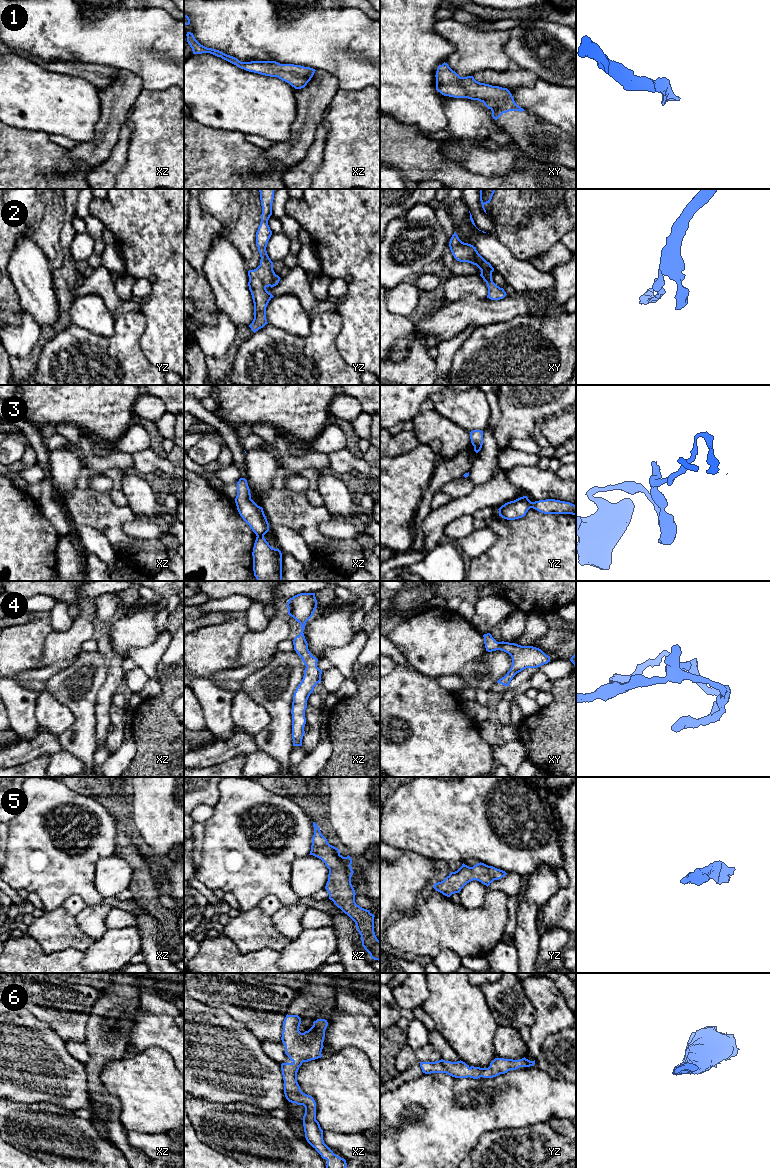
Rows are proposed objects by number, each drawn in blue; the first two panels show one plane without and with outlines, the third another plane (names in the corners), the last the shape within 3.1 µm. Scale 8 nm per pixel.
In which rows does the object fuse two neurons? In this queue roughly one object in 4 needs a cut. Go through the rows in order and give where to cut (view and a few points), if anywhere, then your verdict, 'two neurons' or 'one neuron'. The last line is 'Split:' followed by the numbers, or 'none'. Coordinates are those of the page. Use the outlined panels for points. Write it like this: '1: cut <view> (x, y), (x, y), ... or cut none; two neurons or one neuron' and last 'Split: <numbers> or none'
1: cut none; one neuron
2: cut none; one neuron
3: cut xz (257, 535), (263, 536); two neurons
4: cut none; one neuron
5: cut none; one neuron
6: cut none; one neuron
Split: 3

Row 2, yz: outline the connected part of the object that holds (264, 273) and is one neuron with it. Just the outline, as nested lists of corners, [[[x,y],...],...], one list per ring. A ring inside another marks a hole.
[[[259,189],[262,206],[261,222],[256,232],[256,245],[260,253],[260,265],[248,271],[249,290],[254,303],[254,319],[249,325],[255,333],[263,328],[267,323],[266,307],[269,301],[274,297],[267,291],[267,287],[278,285],[280,277],[273,270],[273,262],[269,258],[266,247],[272,235],[268,225],[268,220],[272,215],[272,203],[274,199],[274,189]]]

